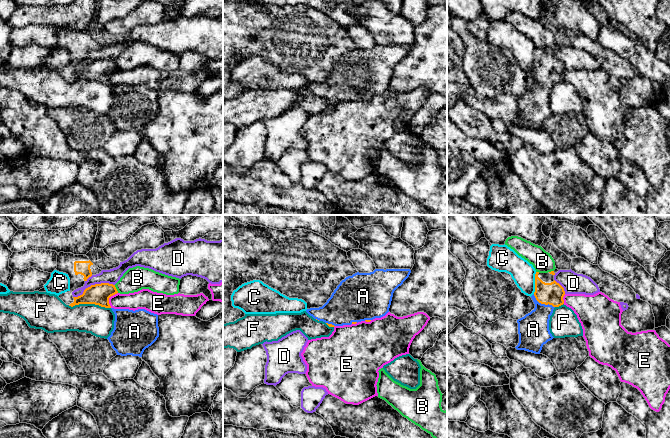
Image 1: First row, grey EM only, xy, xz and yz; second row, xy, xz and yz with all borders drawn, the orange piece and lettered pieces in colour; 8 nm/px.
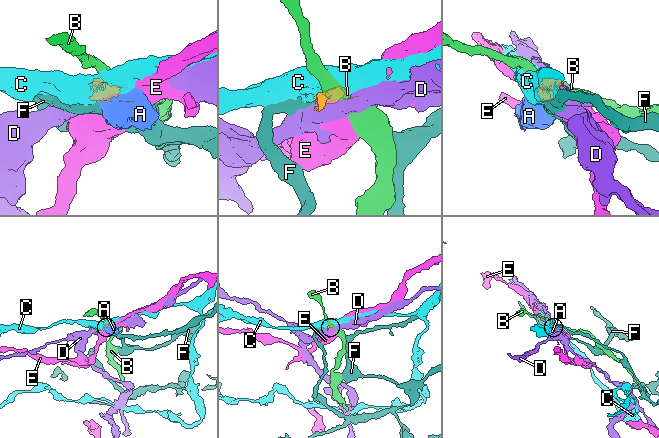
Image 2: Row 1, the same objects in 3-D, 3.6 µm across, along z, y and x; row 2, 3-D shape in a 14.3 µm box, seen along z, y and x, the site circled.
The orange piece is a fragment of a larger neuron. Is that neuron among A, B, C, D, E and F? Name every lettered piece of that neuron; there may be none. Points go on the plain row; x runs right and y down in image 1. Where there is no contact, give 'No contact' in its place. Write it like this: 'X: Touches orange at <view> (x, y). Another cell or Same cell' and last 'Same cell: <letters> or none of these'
A: Touches orange at yz (543, 79). Same cell
B: Touches orange at xy (116, 65). Another cell
C: Touches orange at yz (535, 59). Another cell
D: Touches orange at xy (93, 61). Another cell
E: Touches orange at xy (108, 75). Another cell
F: Touches orange at xy (89, 79). Another cell
Same cell: A

